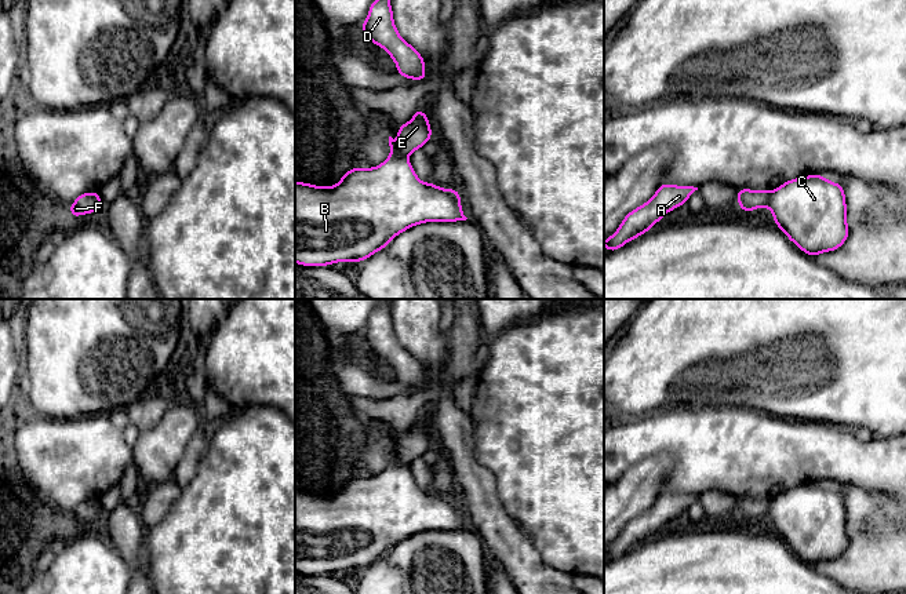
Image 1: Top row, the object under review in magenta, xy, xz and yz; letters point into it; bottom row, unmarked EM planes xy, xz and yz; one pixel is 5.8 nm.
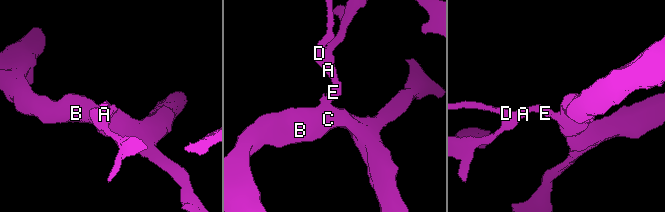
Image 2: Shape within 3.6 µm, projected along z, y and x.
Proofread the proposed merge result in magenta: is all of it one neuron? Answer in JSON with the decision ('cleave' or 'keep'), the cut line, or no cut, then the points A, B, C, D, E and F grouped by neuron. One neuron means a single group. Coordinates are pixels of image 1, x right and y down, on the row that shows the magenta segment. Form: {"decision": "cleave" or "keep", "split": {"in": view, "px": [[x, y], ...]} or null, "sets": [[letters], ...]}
{"decision": "cleave", "split": {"in": "yz", "px": [[770, 192], [766, 206]]}, "sets": [["A", "D", "E"], ["B", "C", "F"]]}

